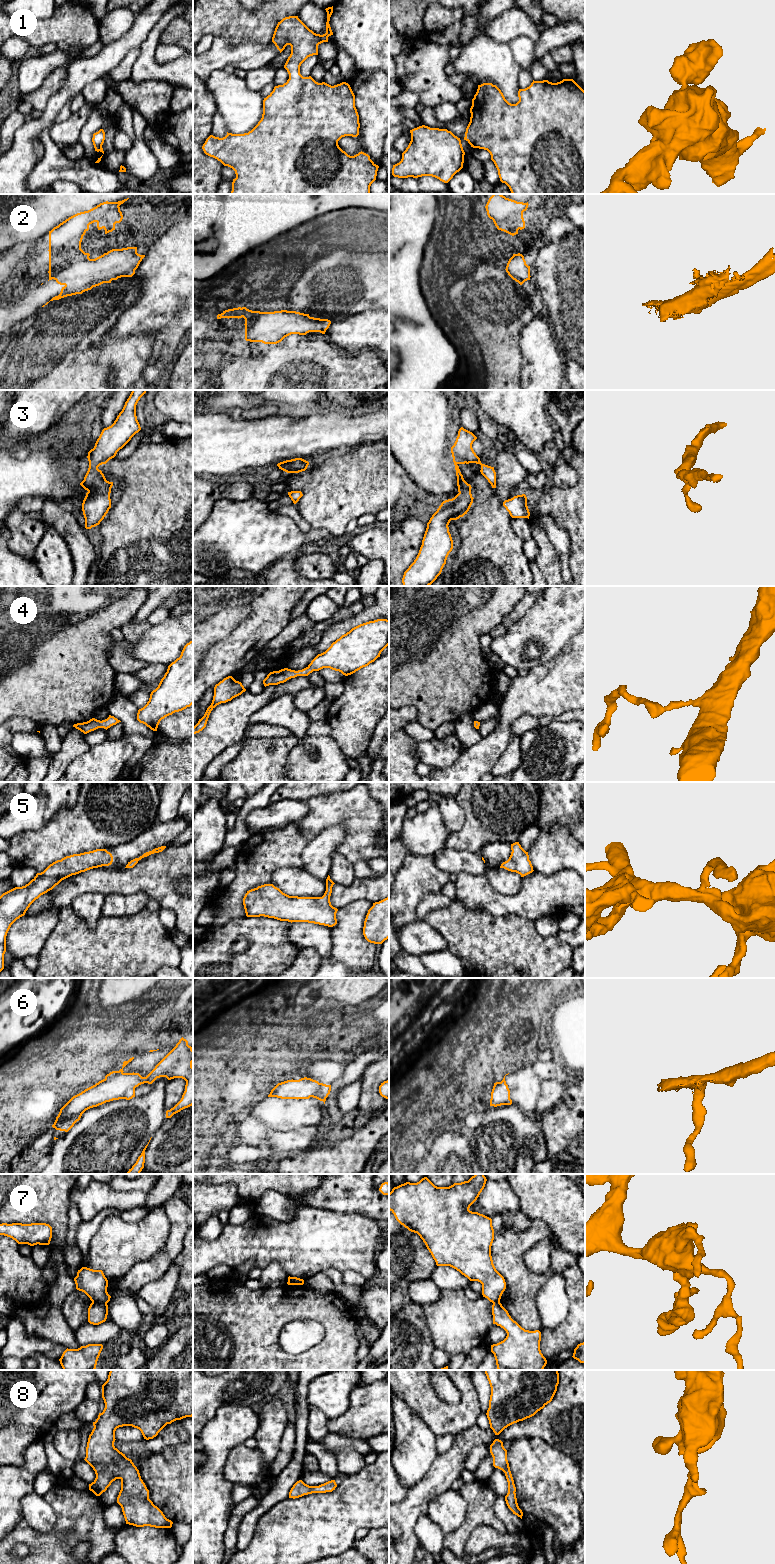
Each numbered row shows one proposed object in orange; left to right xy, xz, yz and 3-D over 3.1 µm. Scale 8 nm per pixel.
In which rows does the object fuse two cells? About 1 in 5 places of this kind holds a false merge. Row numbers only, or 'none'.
7

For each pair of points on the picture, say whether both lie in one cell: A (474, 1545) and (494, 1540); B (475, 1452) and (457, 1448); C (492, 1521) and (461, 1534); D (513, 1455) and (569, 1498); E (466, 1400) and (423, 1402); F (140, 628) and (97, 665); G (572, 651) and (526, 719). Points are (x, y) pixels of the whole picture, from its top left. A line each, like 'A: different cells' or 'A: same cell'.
A: same cell
B: different cells
C: same cell
D: same cell
E: same cell
F: different cells
G: different cells

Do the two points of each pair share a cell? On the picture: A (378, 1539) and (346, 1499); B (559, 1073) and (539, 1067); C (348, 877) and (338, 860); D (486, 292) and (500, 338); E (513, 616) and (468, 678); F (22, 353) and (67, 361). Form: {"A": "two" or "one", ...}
{"A": "two", "B": "one", "C": "one", "D": "one", "E": "two", "F": "one"}

